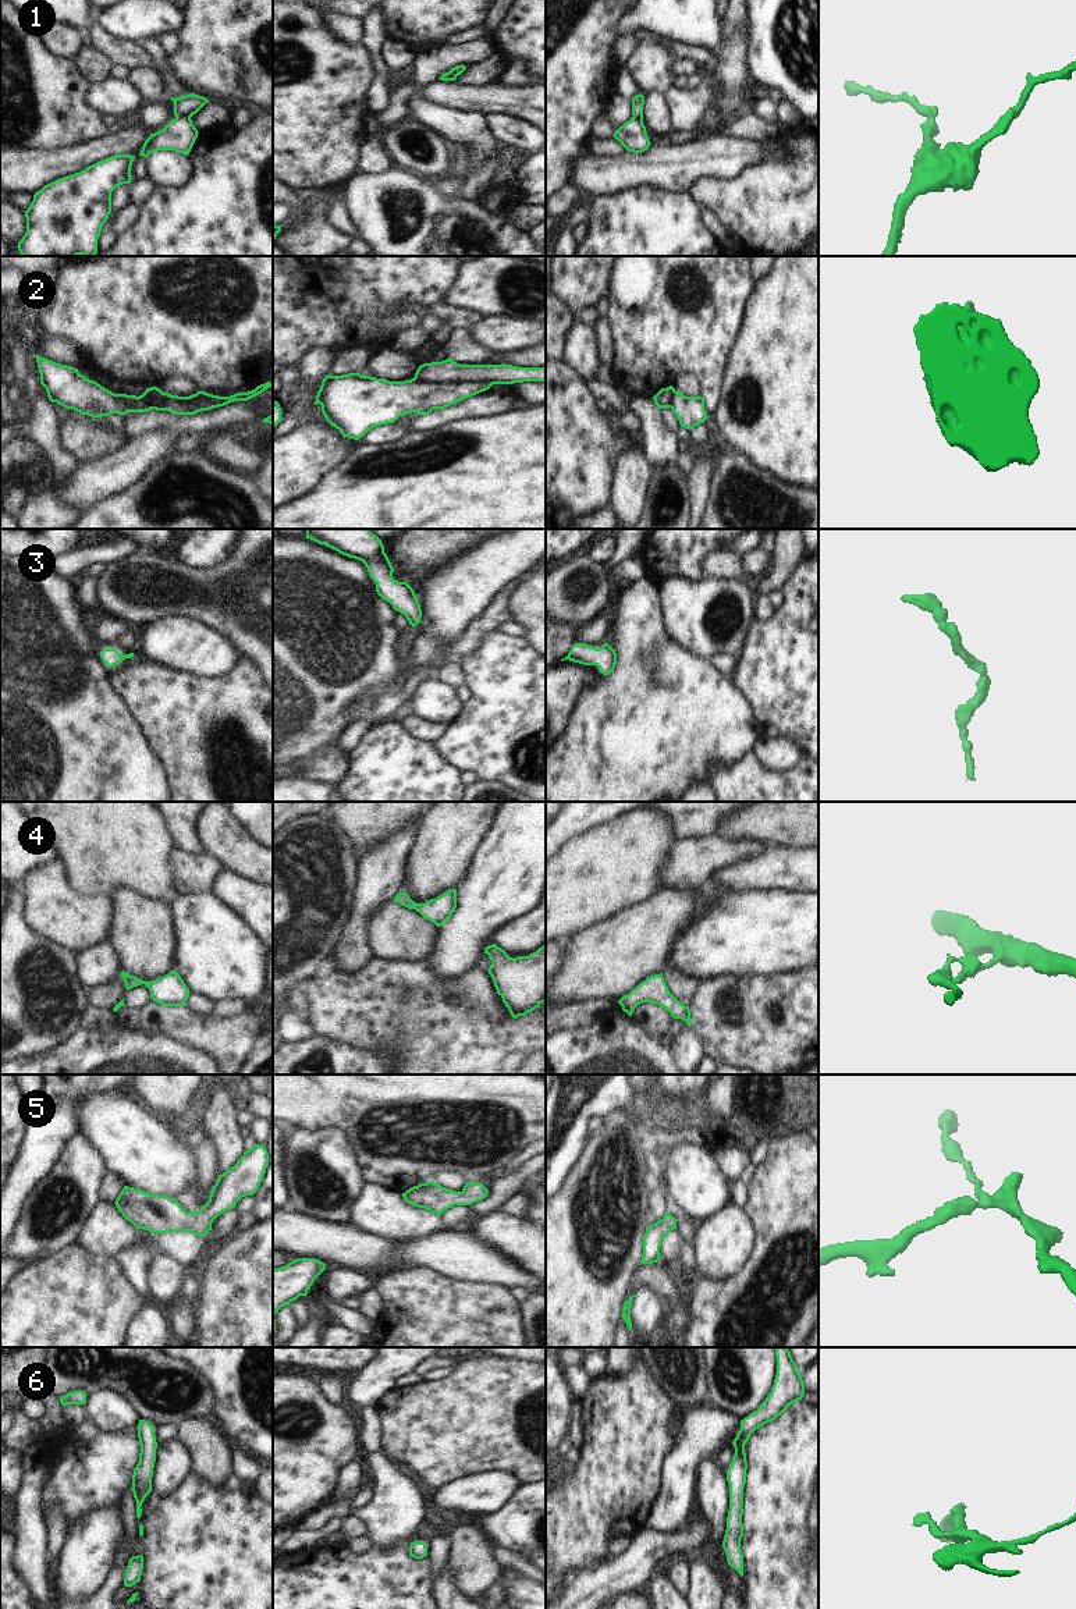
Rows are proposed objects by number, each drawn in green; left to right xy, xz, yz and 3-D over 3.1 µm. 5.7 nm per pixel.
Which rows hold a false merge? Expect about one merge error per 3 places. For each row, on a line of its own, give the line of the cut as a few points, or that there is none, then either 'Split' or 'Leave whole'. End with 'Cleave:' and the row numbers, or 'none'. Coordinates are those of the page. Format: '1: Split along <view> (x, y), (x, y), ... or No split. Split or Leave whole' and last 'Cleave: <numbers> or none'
1: Split along xy (190, 116), (178, 116), (176, 119). Split
2: Split along xz (414, 377), (422, 382), (437, 383), (493, 383). Split
3: No split. Leave whole
4: No split. Leave whole
5: No split. Leave whole
6: No split. Leave whole
Cleave: 1, 2.

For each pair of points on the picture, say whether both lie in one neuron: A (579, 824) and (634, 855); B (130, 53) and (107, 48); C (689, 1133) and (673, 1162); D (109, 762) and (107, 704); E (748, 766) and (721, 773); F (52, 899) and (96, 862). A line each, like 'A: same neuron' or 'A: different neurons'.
A: different neurons
B: same neuron
C: different neurons
D: same neuron
E: same neuron
F: different neurons

